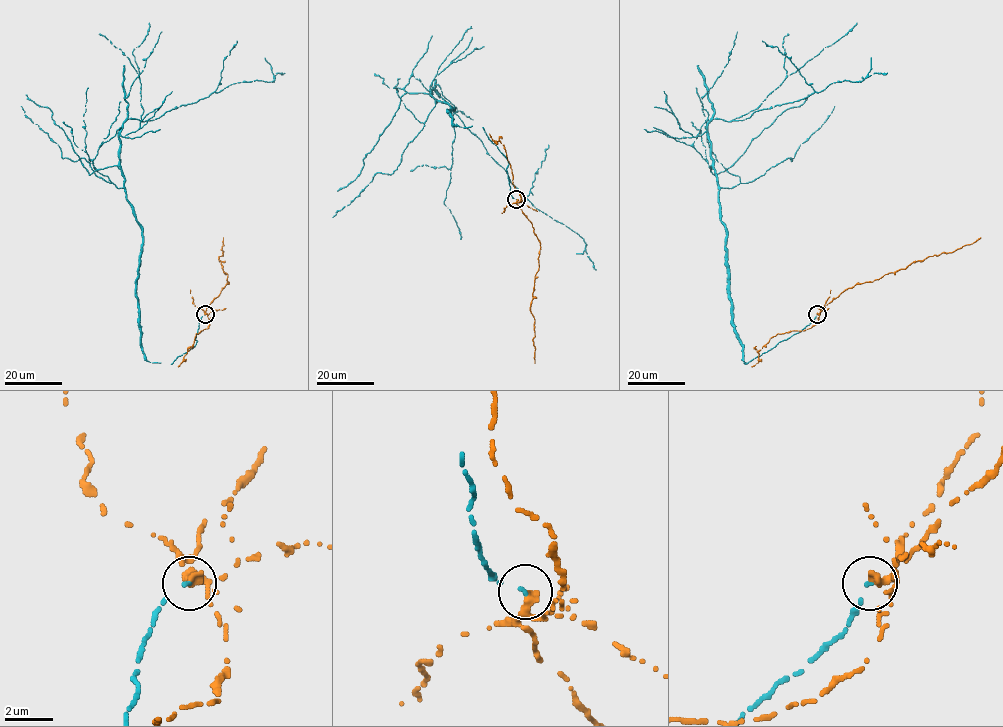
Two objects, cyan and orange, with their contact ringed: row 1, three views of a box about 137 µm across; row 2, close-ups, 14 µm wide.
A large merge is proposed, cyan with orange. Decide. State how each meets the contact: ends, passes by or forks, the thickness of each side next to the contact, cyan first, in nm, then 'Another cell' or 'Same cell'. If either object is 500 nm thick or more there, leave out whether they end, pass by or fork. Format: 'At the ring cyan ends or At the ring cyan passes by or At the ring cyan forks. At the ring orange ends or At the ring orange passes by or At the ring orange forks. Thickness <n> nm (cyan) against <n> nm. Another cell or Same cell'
At the ring cyan ends. At the ring orange passes by. Thickness 110 nm (cyan) against 300 nm. Another cell

